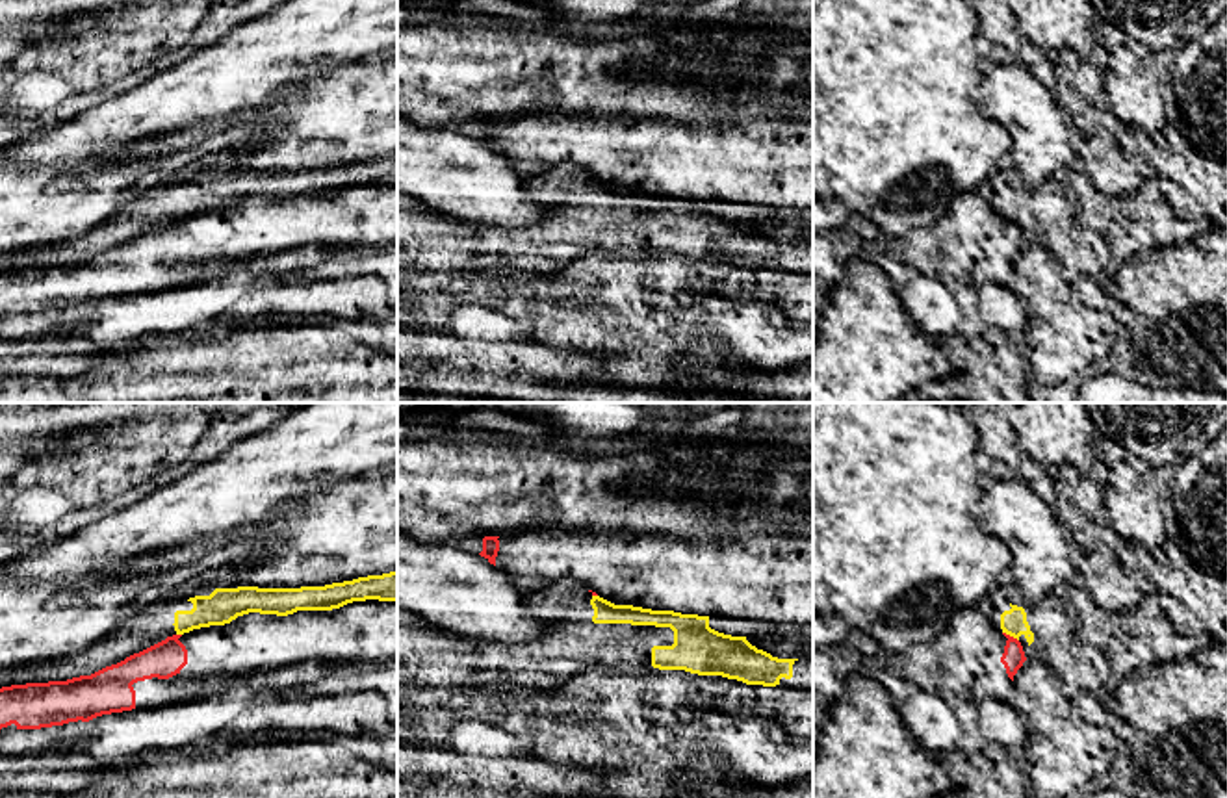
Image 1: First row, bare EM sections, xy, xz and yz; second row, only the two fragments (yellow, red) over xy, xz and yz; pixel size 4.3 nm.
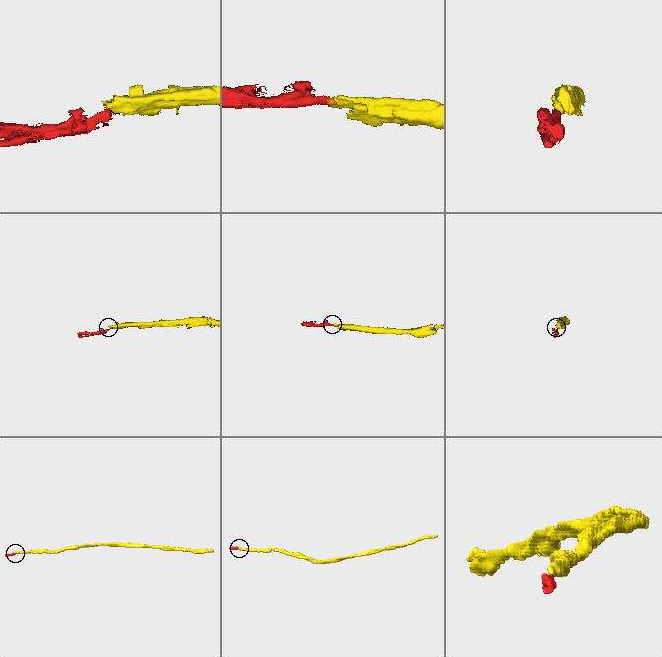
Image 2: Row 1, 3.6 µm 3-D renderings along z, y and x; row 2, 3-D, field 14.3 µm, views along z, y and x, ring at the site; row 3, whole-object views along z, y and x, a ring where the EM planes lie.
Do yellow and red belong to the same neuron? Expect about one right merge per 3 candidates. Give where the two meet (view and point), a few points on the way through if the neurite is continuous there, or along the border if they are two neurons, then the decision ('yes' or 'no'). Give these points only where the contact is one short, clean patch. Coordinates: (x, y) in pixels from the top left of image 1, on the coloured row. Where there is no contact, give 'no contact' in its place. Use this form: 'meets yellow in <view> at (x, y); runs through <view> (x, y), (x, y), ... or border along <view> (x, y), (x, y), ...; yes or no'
meets yellow in yz at (1010, 635); border along yz (1003, 631), (1018, 641); no

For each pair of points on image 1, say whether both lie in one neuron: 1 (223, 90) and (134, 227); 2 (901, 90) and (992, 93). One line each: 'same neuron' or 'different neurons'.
1: different neurons
2: different neurons

